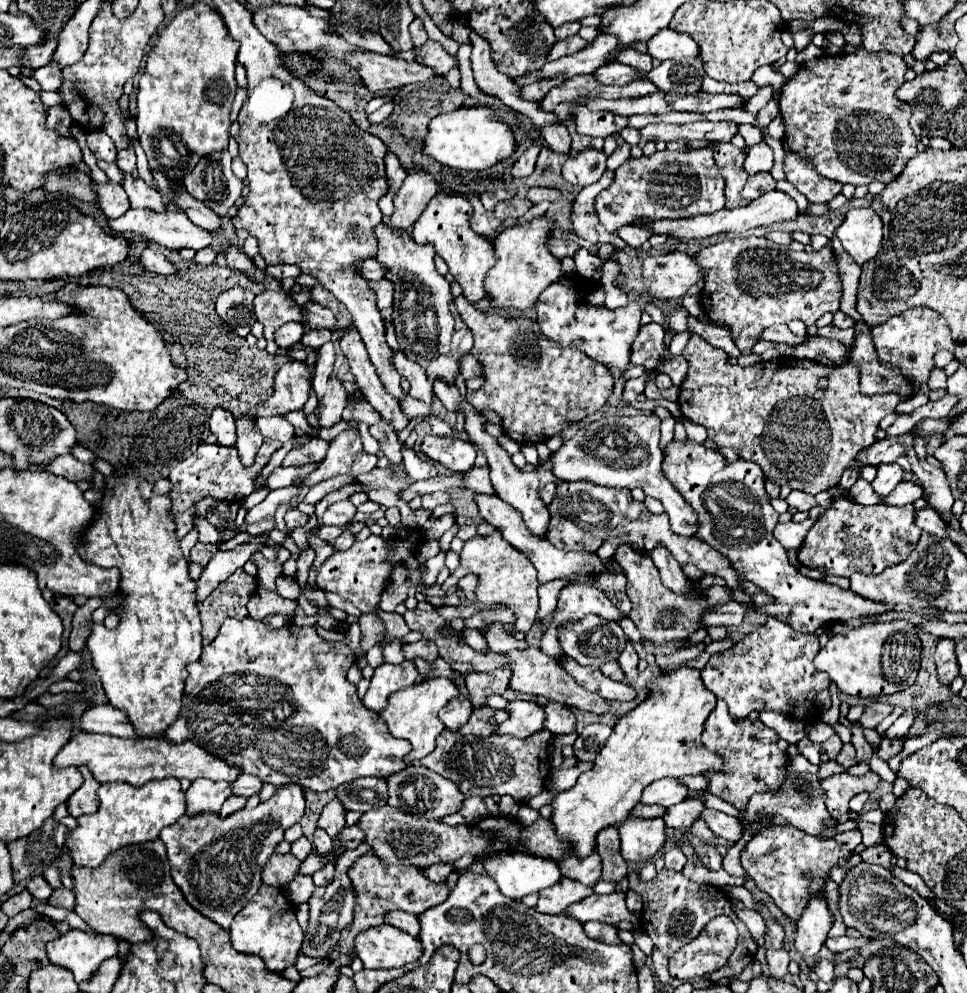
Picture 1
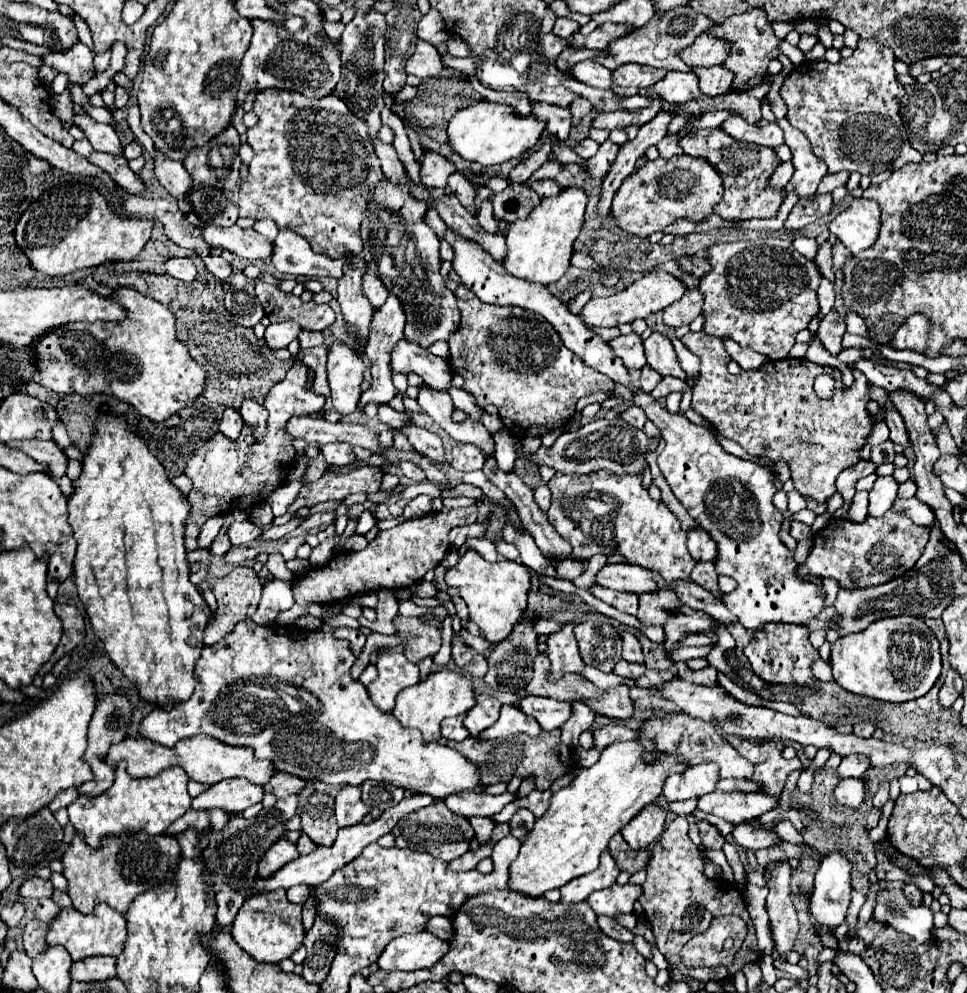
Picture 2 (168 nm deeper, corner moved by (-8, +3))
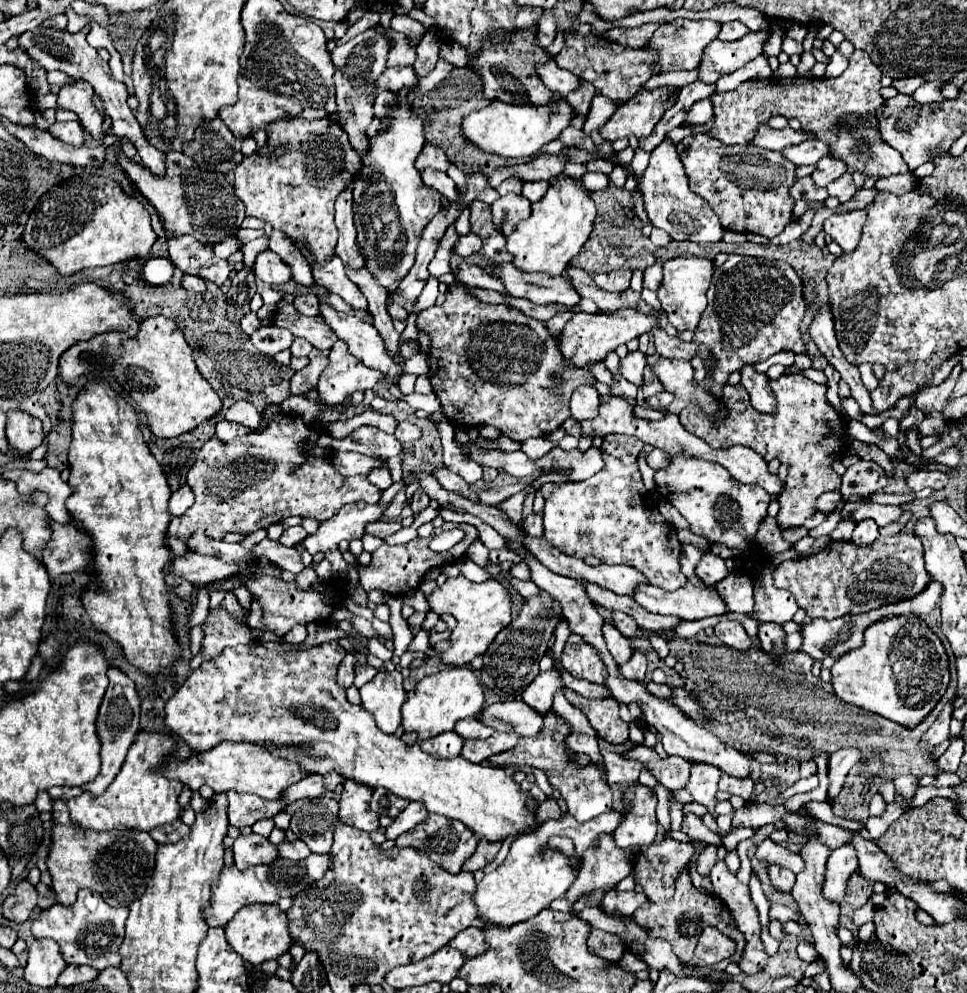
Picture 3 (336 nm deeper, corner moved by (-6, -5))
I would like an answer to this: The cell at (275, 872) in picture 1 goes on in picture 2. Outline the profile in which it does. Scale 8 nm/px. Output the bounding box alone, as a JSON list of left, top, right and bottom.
[257,837,299,877]

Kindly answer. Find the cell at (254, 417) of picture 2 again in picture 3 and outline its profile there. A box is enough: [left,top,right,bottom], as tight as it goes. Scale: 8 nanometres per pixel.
[225,401,259,429]

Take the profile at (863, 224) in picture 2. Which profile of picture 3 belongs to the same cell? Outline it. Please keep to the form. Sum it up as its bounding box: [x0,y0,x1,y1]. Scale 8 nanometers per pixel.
[823,209,867,253]

